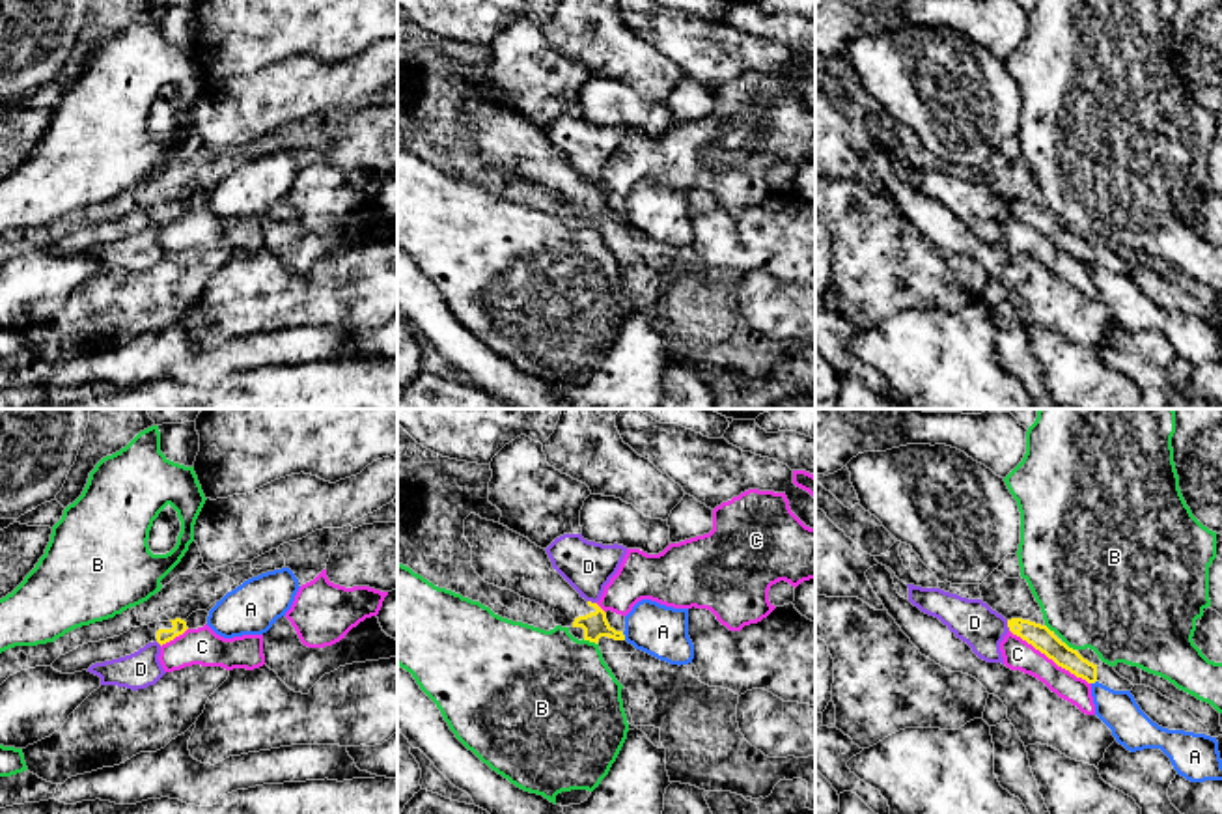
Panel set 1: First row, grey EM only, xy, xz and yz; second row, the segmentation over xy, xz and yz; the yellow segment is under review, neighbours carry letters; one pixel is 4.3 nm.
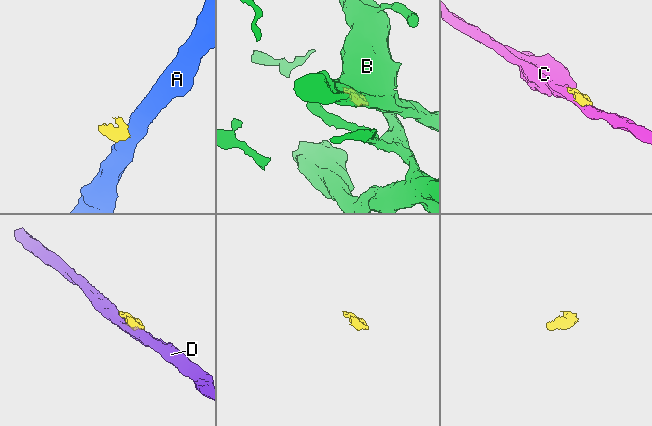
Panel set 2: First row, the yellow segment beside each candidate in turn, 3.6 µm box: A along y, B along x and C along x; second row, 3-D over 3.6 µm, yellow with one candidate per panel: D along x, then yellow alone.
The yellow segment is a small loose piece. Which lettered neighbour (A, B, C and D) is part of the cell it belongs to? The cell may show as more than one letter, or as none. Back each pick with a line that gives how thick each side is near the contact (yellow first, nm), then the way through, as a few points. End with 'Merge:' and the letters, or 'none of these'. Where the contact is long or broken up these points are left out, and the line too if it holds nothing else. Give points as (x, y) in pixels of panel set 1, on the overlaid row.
Merge: none of these

